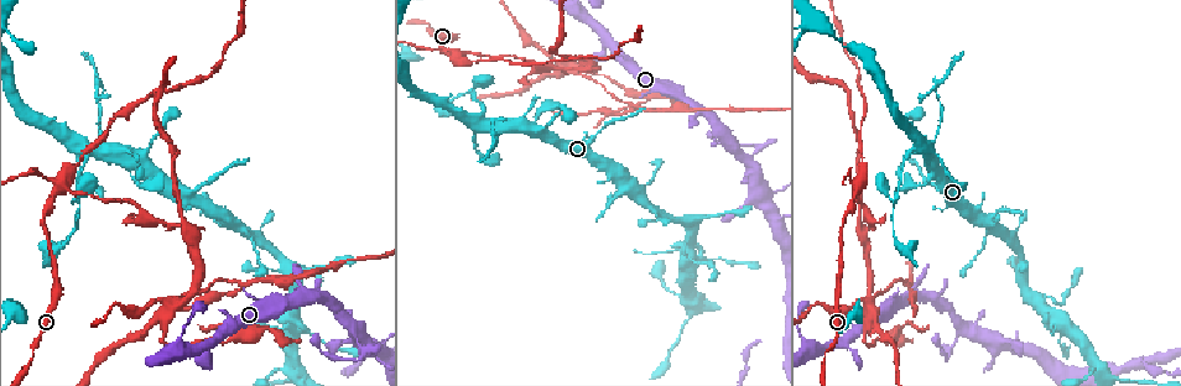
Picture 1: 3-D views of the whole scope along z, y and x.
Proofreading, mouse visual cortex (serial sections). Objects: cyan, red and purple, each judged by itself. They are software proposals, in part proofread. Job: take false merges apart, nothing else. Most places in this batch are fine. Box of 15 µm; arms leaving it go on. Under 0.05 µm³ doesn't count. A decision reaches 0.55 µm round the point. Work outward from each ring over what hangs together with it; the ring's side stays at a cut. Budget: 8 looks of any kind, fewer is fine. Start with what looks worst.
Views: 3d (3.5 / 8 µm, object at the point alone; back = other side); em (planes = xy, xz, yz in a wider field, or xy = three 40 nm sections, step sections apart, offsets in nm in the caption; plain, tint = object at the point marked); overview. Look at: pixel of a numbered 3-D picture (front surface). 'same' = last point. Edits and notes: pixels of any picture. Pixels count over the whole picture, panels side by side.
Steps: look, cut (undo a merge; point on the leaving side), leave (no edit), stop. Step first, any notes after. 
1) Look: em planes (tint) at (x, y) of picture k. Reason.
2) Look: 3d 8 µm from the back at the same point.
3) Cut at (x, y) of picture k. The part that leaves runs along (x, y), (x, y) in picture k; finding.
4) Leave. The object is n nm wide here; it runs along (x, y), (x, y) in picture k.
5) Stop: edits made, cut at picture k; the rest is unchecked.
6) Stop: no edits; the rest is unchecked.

Look: em xy step 1 (tint) at (453, 60) of picture 1. Sharp bend.

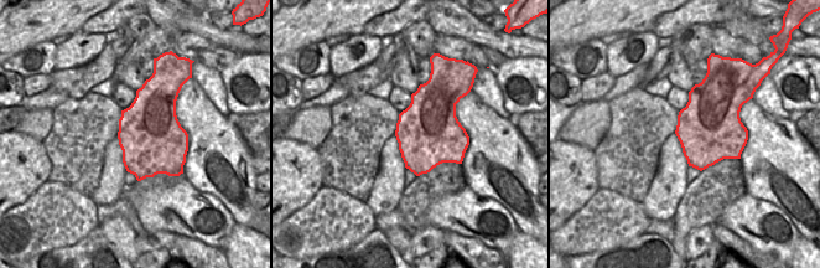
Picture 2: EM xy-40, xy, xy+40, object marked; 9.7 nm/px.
Look: 3d 3.5 µm at the same point.

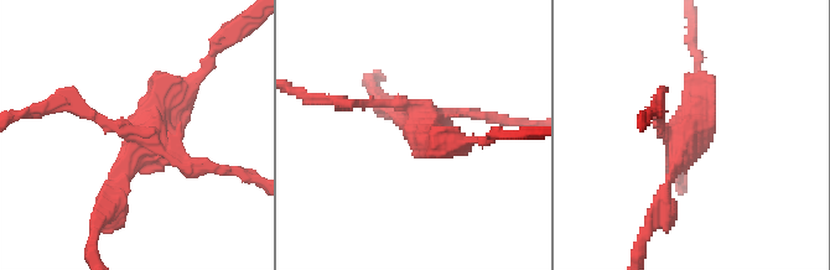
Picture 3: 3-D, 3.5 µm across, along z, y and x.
Cut at (492, 119) of picture 3. 4 arms meet here; the arms are 150, 150, 200, 350 nm wide; the part that leaves runs along (151, 146), (182, 165), (254, 177) in picture 3; a second cell is stuck on.

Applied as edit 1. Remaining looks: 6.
Look: overview.

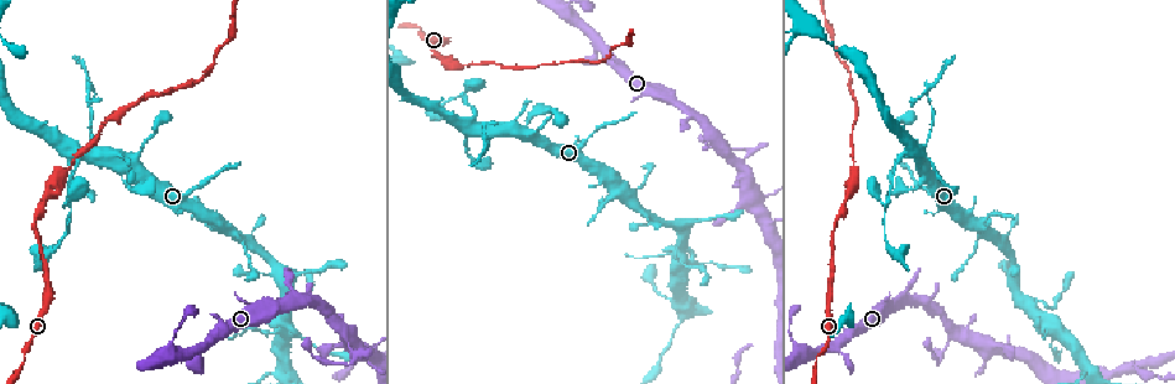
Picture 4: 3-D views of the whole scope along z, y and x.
Look: 3d 3.5 µm at (1029, 309) of picture 4. Sudden change in width.

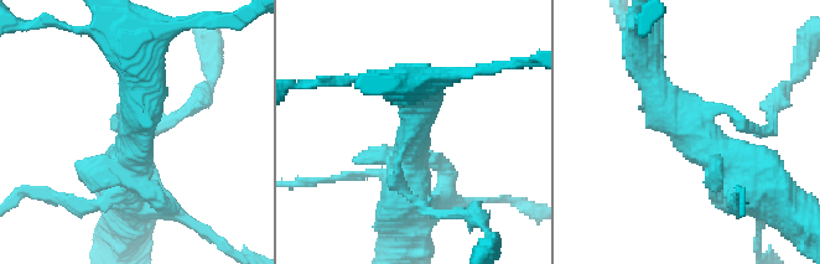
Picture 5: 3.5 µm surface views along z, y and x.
Leave. It runs along (645, 63), (674, 117), (753, 174) in picture 5; one cell here.

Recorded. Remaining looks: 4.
Look: 3d 3.5 µm at (1049, 345) of picture 4. Narrows sharply.

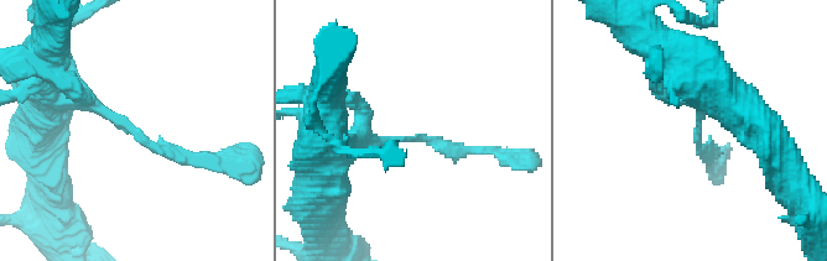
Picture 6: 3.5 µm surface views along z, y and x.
Look: em xy step 3 (tint) at (701, 123) of picture 6. The arms are 200, 400 nm wide; need the tissue.

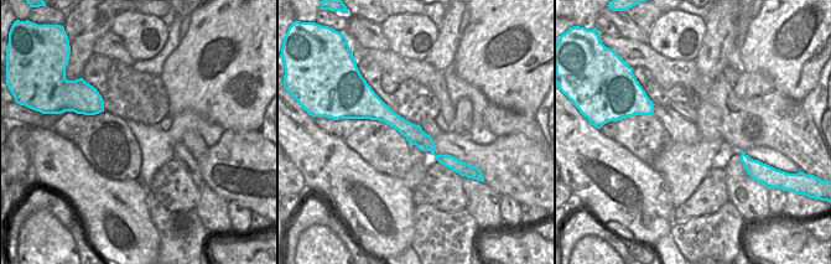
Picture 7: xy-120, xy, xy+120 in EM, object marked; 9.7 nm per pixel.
Leave. All the same cell.

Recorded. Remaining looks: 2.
Look: 3d 8 µm at (895, 170) of picture 4. Thin neck.

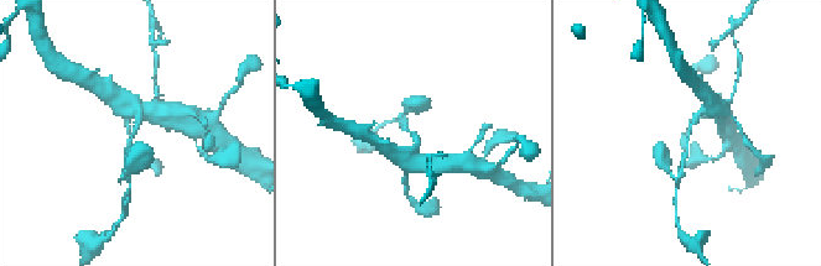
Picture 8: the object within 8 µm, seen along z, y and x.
Look: em xy step 1 (tint) at (135, 131) of picture 8. The arms are 200, 200 nm wide; need the tissue.

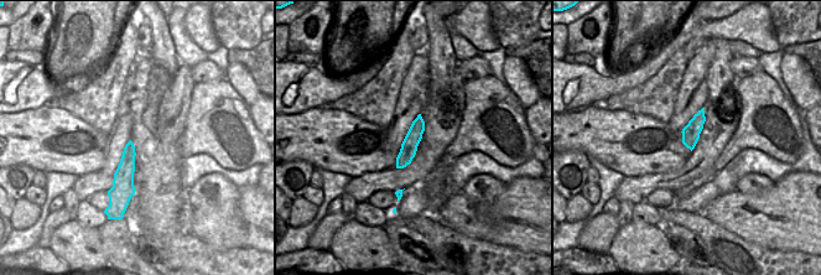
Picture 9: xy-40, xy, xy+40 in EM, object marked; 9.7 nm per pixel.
Leave. It runs along (710, 109), (696, 116), (681, 168) in picture 8; continuous, no second cell.

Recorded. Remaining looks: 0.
Stop: edits made, cut at picture 3; the rest is unchecked.

